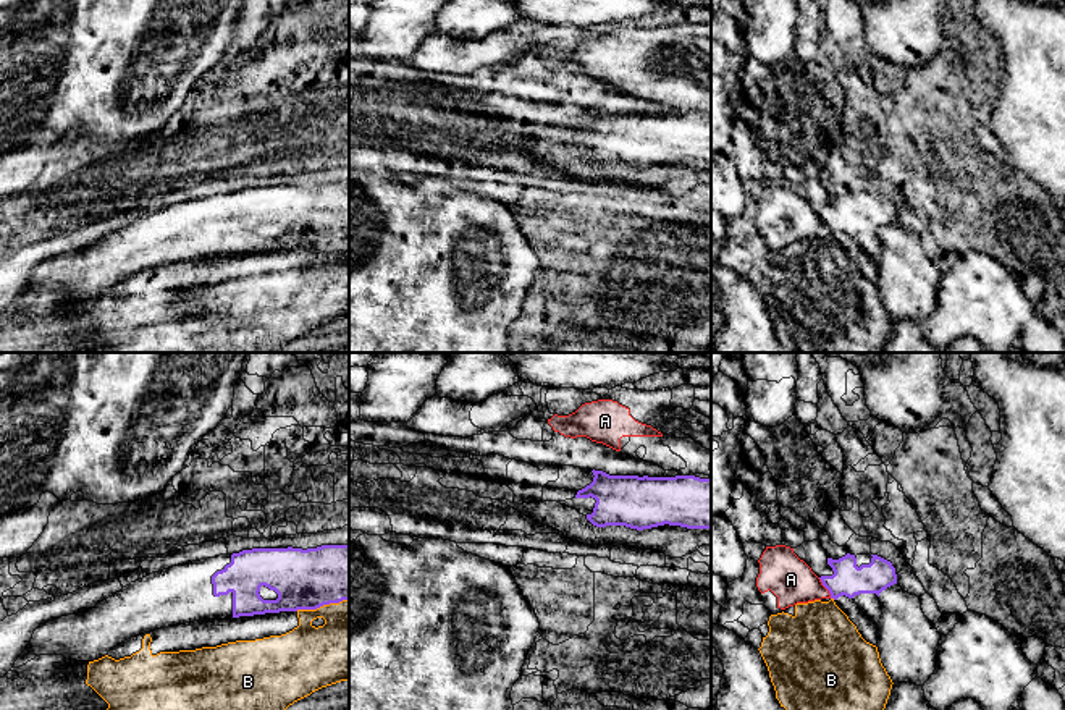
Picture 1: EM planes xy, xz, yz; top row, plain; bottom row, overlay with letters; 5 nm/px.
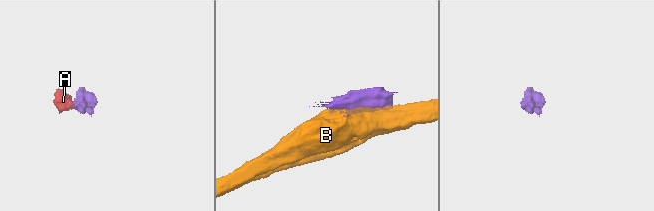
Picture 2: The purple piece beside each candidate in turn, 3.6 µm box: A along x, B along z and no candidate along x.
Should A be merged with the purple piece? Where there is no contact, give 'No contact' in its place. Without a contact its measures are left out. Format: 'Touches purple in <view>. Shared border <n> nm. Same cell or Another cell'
Touches purple in yz. Shared border 120 nm. Another cell

